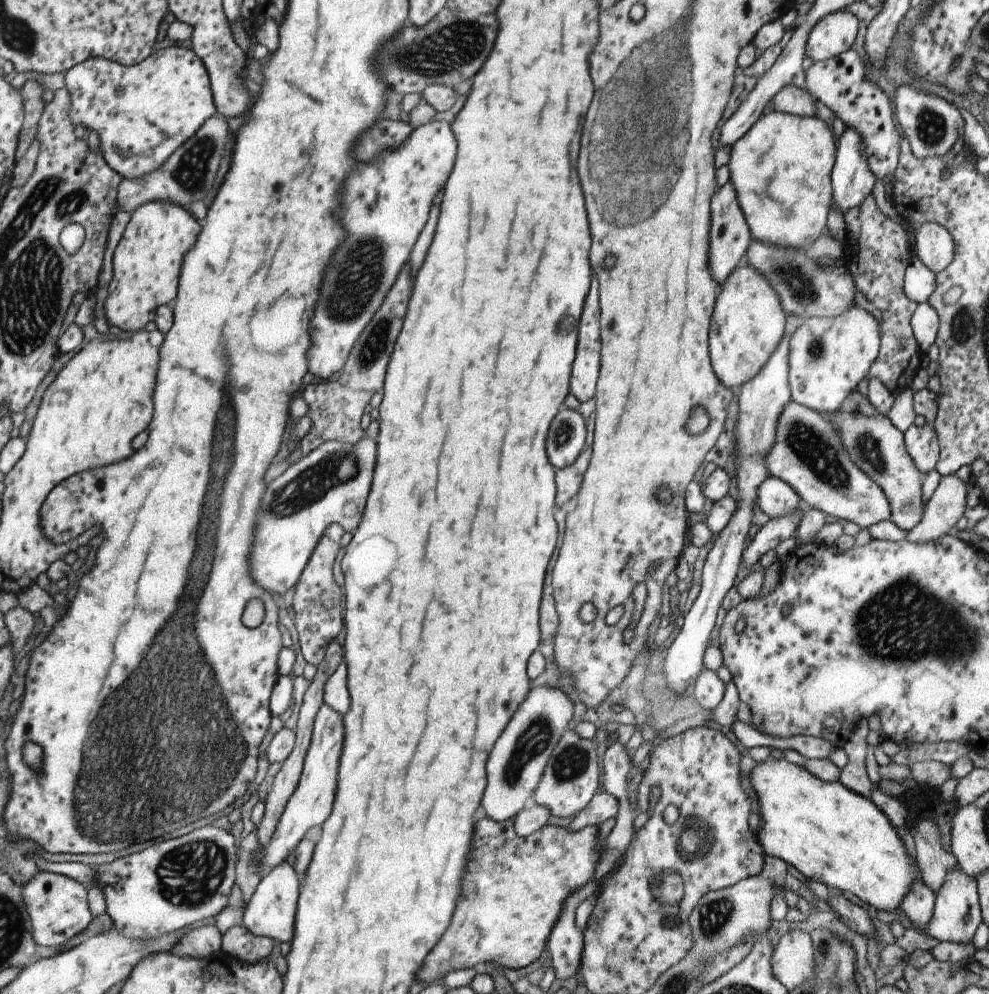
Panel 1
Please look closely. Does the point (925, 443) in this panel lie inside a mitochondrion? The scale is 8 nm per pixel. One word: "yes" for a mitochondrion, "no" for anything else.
no

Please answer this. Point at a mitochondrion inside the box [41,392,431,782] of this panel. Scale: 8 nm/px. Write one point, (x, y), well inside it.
(317, 480)

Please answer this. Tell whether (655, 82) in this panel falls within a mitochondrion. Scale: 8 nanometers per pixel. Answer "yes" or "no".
yes

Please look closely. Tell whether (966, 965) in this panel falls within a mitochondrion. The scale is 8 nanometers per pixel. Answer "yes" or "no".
no

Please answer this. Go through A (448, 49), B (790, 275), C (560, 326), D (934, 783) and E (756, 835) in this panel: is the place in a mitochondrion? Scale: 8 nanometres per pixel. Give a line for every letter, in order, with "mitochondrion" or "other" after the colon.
A: mitochondrion
B: mitochondrion
C: other
D: other
E: other

